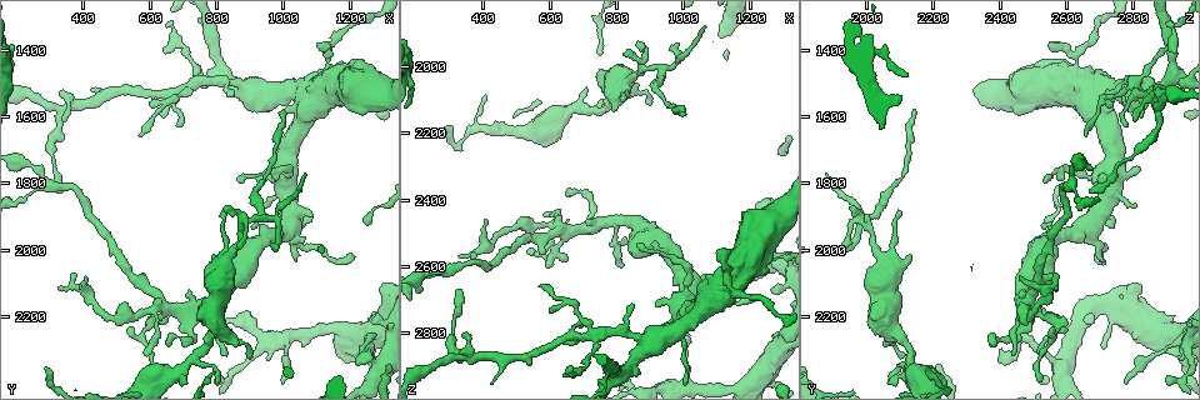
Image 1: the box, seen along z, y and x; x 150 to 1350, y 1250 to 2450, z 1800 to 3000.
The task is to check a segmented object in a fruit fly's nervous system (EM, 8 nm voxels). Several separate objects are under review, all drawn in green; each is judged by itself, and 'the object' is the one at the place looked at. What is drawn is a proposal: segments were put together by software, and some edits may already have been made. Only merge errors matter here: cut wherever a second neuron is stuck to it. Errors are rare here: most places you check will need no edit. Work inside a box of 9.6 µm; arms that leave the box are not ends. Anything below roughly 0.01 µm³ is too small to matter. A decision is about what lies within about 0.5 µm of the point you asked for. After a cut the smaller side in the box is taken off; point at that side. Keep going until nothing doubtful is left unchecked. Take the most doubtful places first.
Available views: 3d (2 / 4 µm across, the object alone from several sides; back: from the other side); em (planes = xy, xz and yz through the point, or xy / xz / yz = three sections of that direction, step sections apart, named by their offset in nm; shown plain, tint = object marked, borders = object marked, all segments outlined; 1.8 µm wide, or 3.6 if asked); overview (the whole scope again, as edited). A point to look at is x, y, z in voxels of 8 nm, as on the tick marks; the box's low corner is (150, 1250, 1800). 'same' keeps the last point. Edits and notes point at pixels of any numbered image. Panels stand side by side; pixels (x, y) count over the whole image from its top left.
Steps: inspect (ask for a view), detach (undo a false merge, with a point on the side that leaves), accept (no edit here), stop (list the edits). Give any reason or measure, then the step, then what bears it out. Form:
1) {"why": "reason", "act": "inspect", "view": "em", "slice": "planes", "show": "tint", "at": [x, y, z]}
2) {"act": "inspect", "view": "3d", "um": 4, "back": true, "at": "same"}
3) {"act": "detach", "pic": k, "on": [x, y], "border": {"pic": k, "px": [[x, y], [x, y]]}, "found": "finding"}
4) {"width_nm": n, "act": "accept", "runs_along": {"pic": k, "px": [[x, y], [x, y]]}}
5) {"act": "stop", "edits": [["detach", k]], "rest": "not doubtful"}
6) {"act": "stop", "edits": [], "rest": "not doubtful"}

{"why": "sudden change in width", "act": "inspect", "view": "3d", "um": 4, "at": [1090, 1510, 2720]}

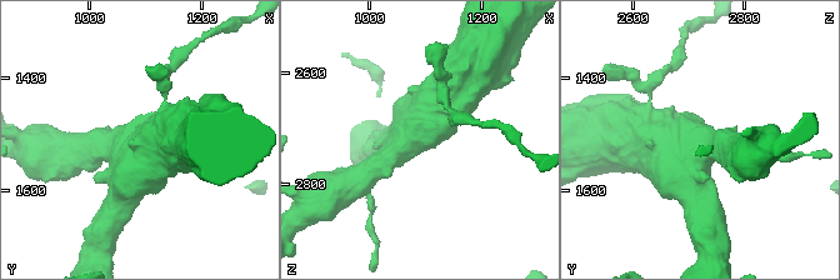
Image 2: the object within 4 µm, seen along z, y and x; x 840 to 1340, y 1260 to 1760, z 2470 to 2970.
{"why": "need the tissue", "act": "inspect", "view": "em", "um": 3.6, "slice": "planes", "show": "tint", "at": [1085, 1515, 2715]}

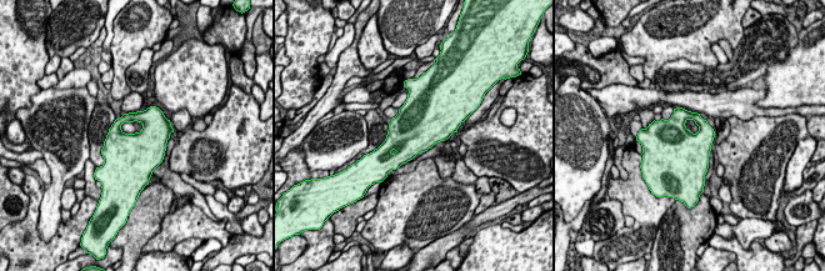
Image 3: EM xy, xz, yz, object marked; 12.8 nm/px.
{"width_nm": 420, "act": "accept", "found": "continuous, no second neuron"}

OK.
{"why": "four or more arms meet", "act": "inspect", "view": "3d", "um": 4, "at": [750, 2180, 2470]}

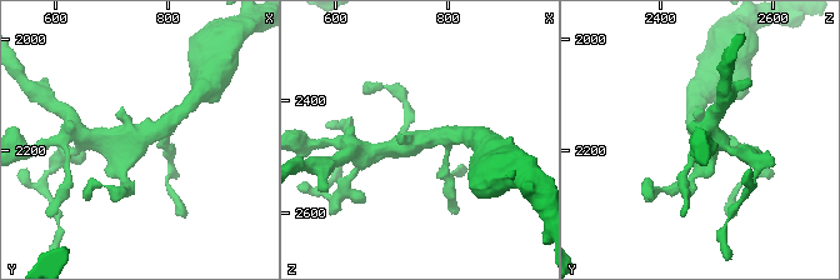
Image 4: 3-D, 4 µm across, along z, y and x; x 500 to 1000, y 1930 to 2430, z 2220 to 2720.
{"arms": 4, "act": "inspect", "view": "em", "slice": "planes", "show": "tint", "at": [745, 2175, 2470]}

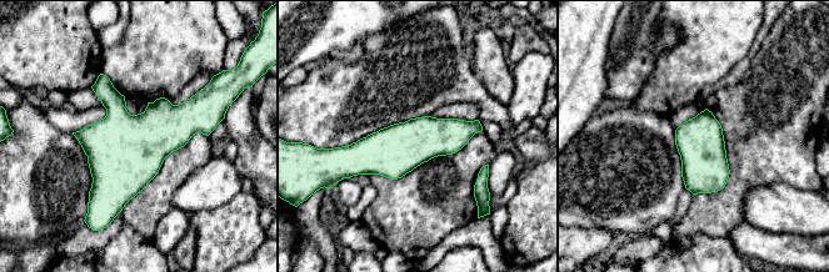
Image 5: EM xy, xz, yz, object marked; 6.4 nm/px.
{"width_nm": 300, "act": "accept", "found": "one neuron here"}

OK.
{"why": "three-way junction", "act": "inspect", "view": "em", "slice": "planes", "show": "tint", "at": [1030, 1960, 2670]}

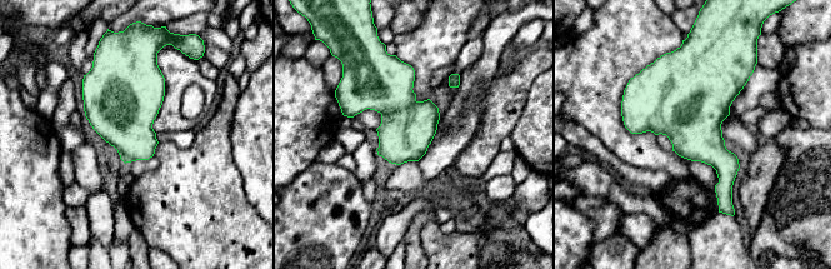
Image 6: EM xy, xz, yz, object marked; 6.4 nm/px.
{"act": "accept", "found": "one neuron here"}

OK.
{"why": "sharp bend", "act": "inspect", "view": "3d", "um": 2, "at": [930, 1900, 2000]}

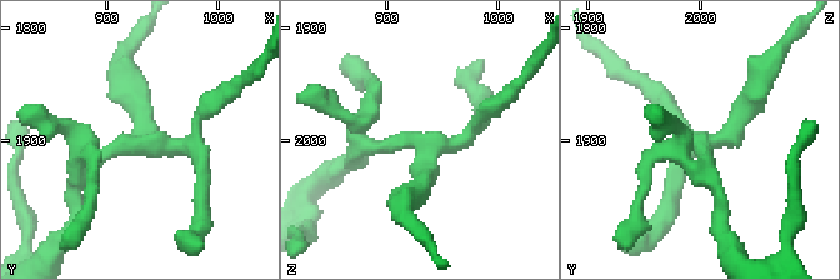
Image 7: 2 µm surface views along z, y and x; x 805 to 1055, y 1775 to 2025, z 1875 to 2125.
{"act": "inspect", "view": "em", "slice": "planes", "show": "tint", "at": [934, 1902, 2006]}

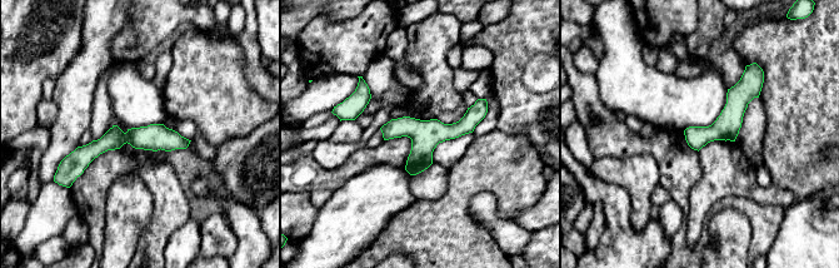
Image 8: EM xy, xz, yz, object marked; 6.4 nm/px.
{"width_nm": 160, "act": "accept", "found": "continuous, no second neuron"}

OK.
{"why": "narrows sharply", "act": "inspect", "view": "em", "slice": "planes", "show": "tint", "at": [350, 1580, 2870]}

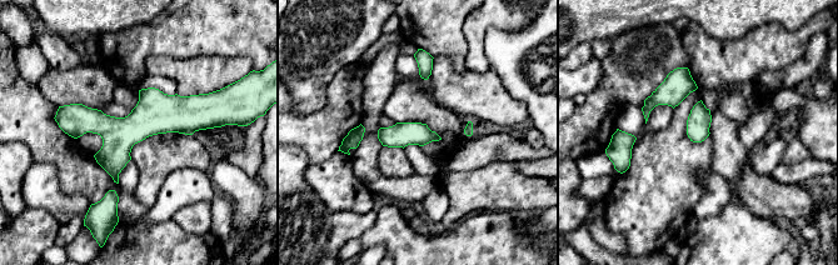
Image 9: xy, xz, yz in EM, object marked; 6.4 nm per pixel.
{"width_nm": 150, "act": "accept", "runs_along": {"pic": 9, "px": [[64, 120], [212, 124]]}, "found": "one neuron here"}

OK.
{"act": "stop", "edits": [], "rest": "not doubtful"}

